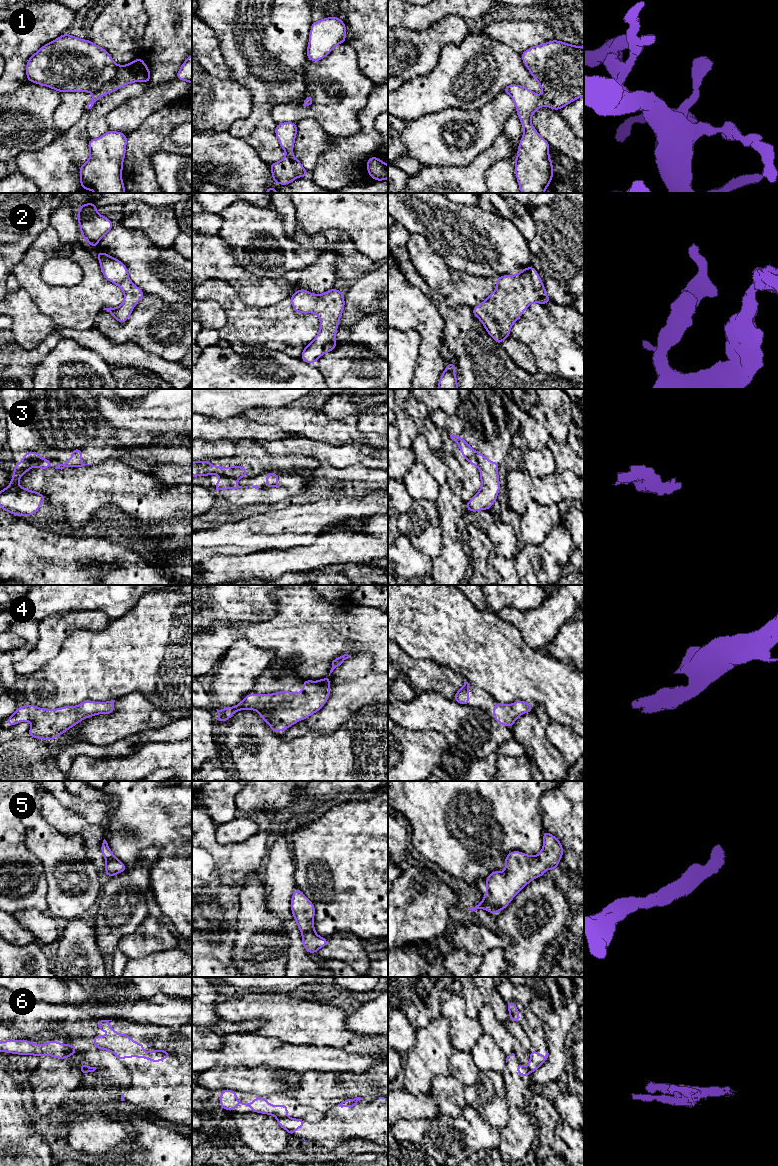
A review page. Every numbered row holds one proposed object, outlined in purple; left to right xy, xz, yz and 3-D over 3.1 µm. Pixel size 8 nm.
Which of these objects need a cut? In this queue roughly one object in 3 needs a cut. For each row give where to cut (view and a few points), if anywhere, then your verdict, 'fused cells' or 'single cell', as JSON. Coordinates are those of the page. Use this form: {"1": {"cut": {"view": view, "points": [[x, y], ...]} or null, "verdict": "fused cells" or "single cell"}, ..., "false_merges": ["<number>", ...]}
{"1": {"cut": null, "verdict": "single cell"}, "2": {"cut": null, "verdict": "single cell"}, "3": {"cut": {"view": "xz", "points": [[220, 476], [230, 476], [235, 479]]}, "verdict": "fused cells"}, "4": {"cut": null, "verdict": "single cell"}, "5": {"cut": null, "verdict": "single cell"}, "6": {"cut": {"view": "xz", "points": [[285, 1116], [277, 1118]]}, "verdict": "fused cells"}, "false_merges": ["3", "6"]}

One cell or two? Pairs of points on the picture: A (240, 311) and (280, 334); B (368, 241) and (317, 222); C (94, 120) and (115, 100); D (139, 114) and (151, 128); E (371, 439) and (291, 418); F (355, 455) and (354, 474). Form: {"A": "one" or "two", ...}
{"A": "one", "B": "one", "C": "one", "D": "two", "E": "one", "F": "two"}

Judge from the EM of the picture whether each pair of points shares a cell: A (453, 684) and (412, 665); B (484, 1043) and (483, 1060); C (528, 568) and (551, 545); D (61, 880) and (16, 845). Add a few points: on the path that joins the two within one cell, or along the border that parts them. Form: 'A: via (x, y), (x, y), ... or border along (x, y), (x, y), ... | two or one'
A: via (443, 680), (422, 673) | one
B: via (484, 1047), (484, 1056) | one
C: via (535, 561), (538, 554), (544, 552) | one
D: border along (26, 846), (40, 863), (47, 887) | two

